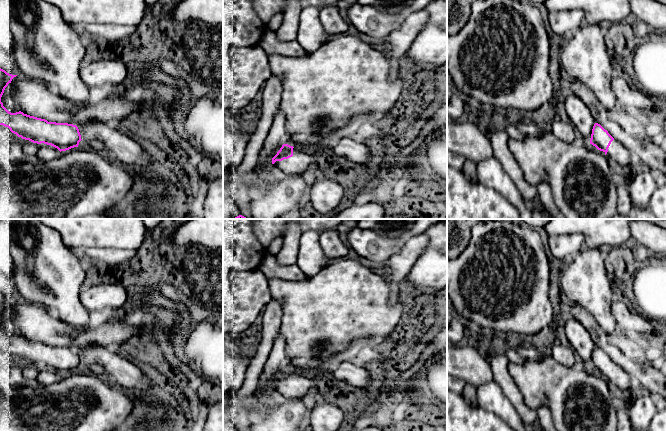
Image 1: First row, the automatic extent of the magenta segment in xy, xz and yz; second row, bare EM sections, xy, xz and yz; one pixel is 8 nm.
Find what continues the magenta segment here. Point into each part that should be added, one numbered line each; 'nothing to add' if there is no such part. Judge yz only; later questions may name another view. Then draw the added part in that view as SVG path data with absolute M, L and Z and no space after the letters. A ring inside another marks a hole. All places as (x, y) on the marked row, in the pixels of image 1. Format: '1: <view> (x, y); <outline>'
1: yz (616, 151); M615 139L611 142L606 156L608 158L614 159L617 163L619 163L622 166L630 166L630 152Z

